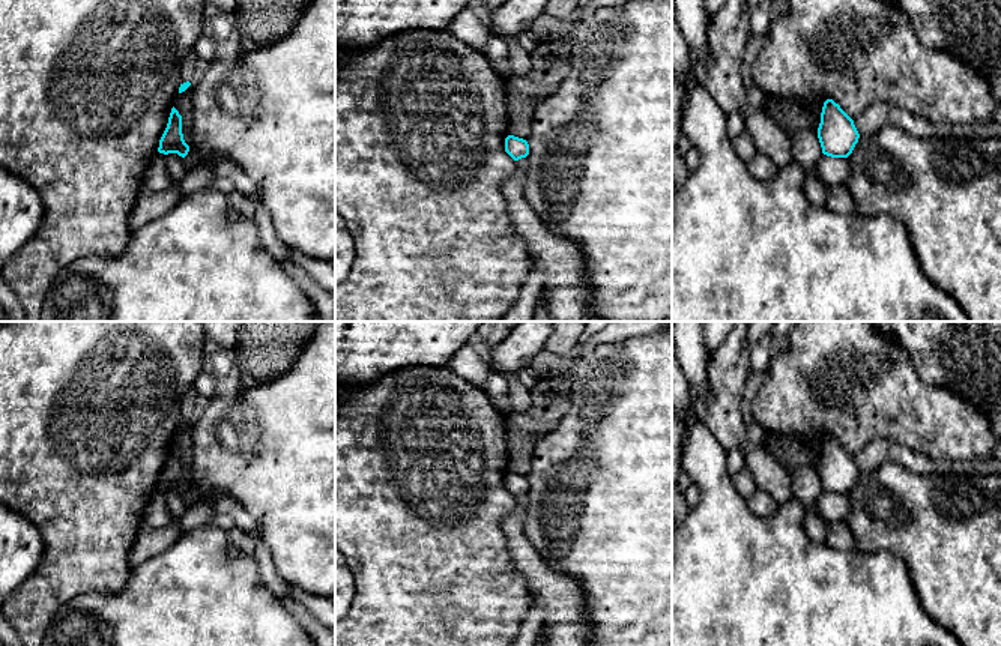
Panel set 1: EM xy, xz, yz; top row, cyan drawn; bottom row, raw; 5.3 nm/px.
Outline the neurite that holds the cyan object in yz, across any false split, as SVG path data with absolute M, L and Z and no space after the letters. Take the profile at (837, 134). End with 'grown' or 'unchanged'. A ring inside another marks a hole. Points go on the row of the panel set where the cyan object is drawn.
M827 99L821 113L818 138L824 155L831 158L848 158L858 143L860 134L854 120L840 105L833 99Z; unchanged

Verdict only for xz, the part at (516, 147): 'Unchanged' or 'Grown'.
Unchanged

